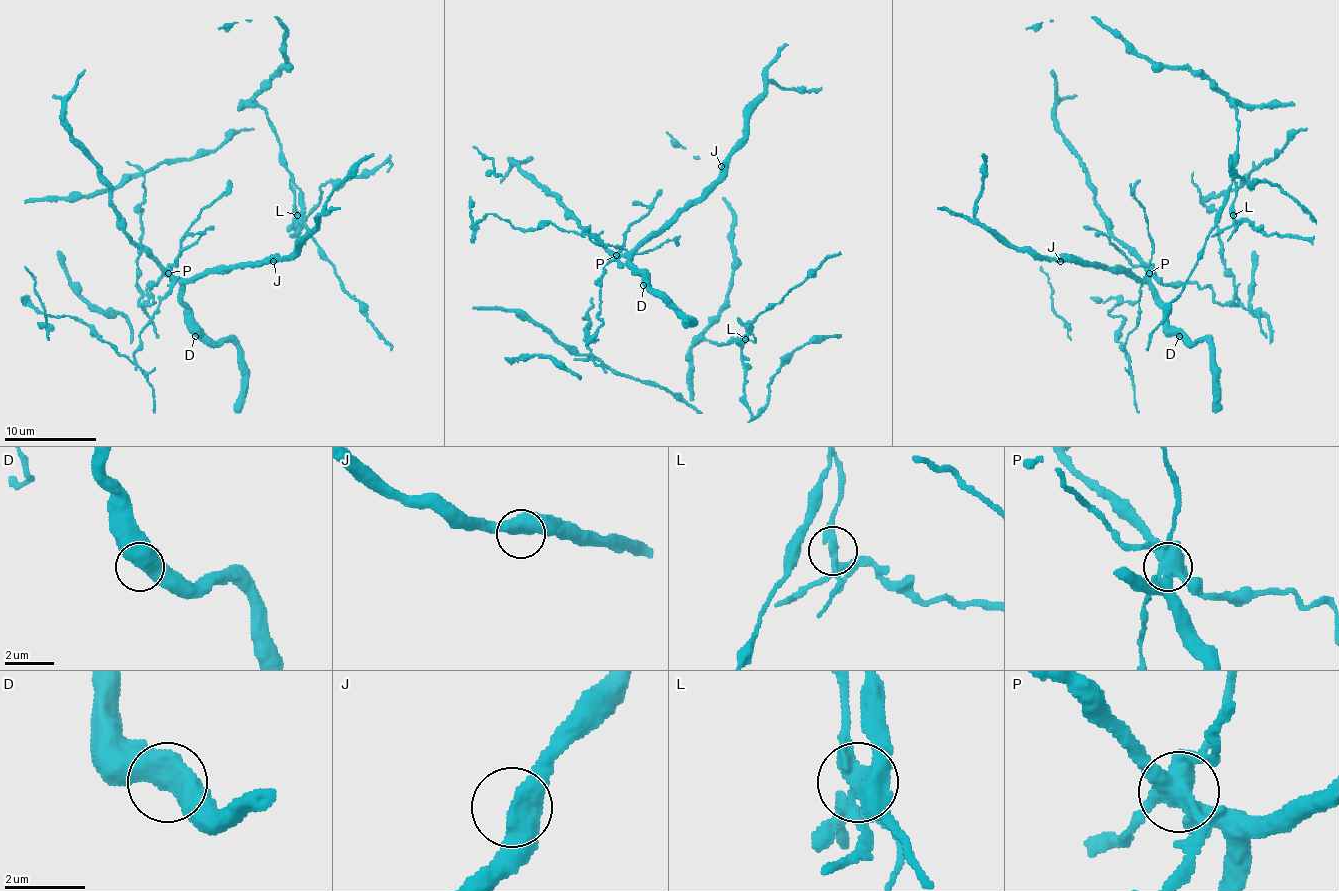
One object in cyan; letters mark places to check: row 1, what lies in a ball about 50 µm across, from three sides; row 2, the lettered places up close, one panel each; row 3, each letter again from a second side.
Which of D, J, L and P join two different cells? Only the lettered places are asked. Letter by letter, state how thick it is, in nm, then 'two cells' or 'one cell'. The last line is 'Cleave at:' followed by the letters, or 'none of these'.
D: 550 nm | one cell
J: 550 nm | one cell
L: 280 nm | two cells
P: 500 nm | two cells
Cleave at: L, P

